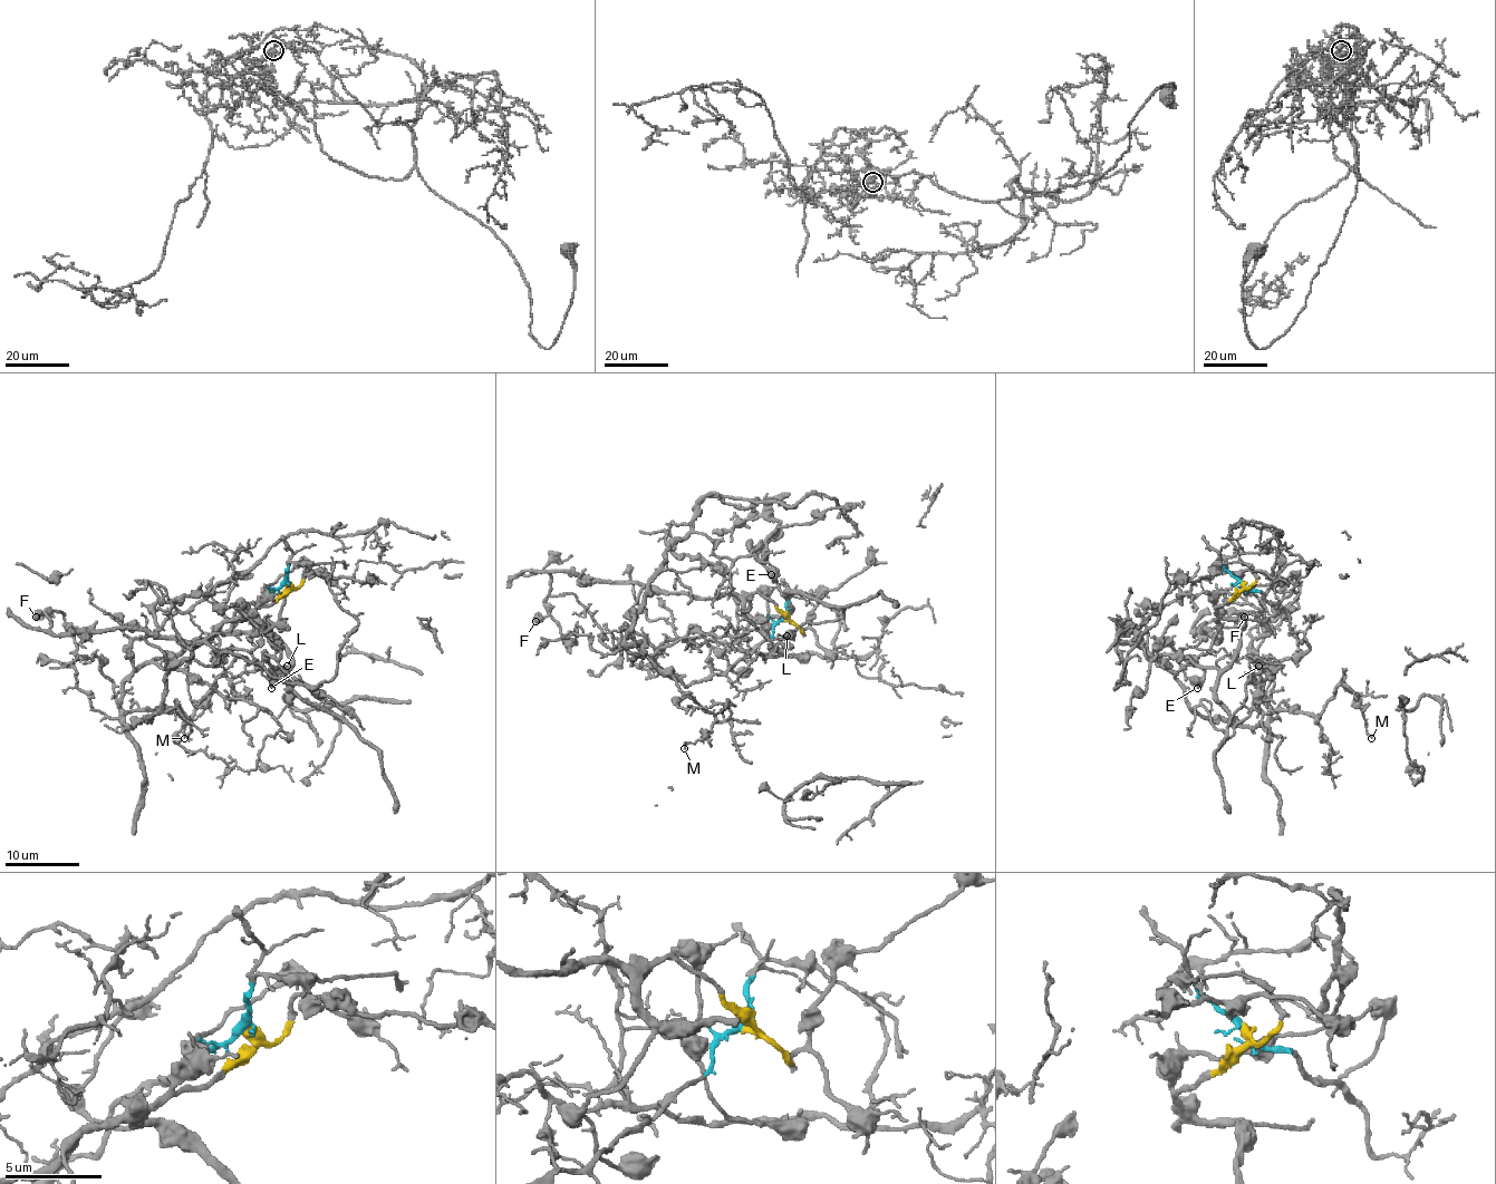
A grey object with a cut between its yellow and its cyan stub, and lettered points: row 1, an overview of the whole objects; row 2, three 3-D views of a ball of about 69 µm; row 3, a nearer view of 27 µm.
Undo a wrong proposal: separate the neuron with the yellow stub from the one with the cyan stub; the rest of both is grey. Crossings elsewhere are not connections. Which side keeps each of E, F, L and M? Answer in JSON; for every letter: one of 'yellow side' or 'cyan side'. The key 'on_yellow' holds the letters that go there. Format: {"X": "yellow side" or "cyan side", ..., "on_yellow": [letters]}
{"E": "yellow side", "F": "yellow side", "L": "yellow side", "M": "cyan side", "on_yellow": ["E", "F", "L"]}

